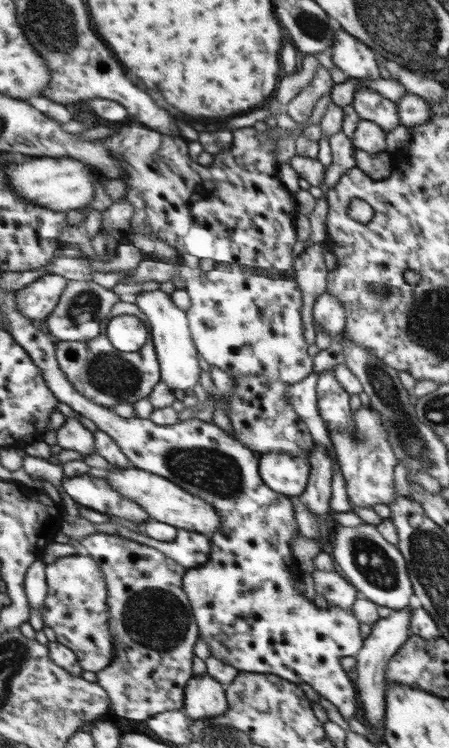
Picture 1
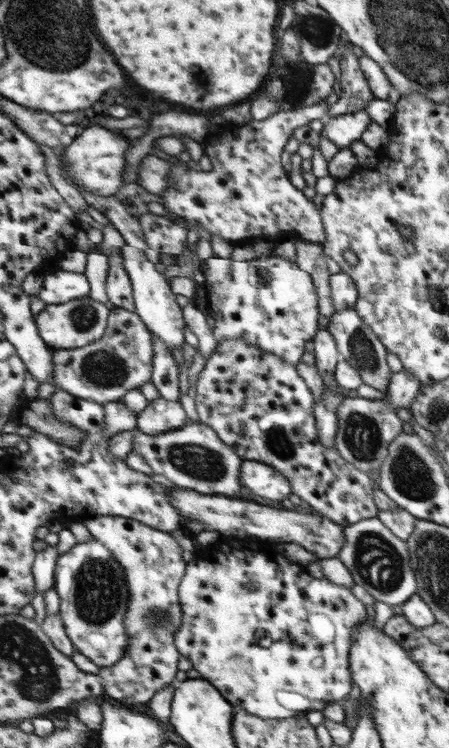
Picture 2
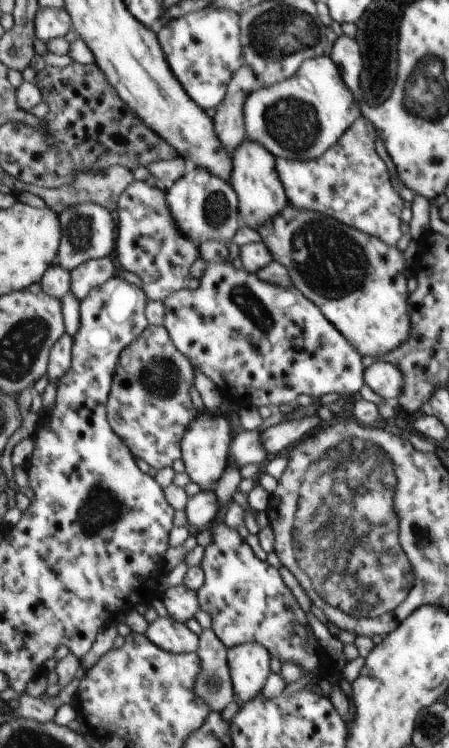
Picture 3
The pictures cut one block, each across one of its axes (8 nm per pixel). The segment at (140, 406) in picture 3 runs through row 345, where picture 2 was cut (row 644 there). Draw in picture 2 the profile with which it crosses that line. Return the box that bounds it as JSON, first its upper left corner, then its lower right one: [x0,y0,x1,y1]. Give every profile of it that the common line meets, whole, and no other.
[85,516,188,709]

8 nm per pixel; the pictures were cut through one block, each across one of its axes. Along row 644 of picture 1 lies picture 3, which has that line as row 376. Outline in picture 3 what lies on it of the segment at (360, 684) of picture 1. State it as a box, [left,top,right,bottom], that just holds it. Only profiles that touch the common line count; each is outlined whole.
[365,361,403,404]

